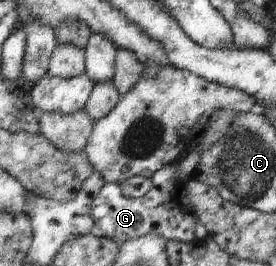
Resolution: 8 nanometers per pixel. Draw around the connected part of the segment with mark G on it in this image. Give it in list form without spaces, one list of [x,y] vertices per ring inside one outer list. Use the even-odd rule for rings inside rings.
[[[171,161],[159,168],[159,172],[151,178],[152,187],[145,196],[139,198],[123,194],[119,183],[105,183],[91,205],[96,231],[101,236],[113,239],[118,245],[153,231],[167,240],[173,239],[187,244],[195,240],[194,231],[198,216],[191,212],[189,204],[187,208],[183,208],[181,204],[183,184],[186,180],[179,178],[177,161]]]

